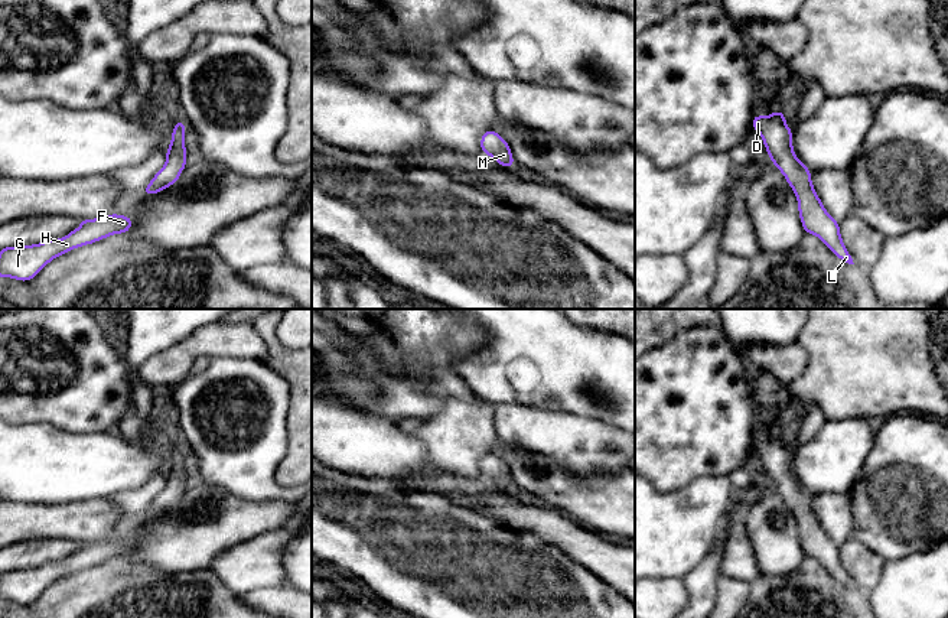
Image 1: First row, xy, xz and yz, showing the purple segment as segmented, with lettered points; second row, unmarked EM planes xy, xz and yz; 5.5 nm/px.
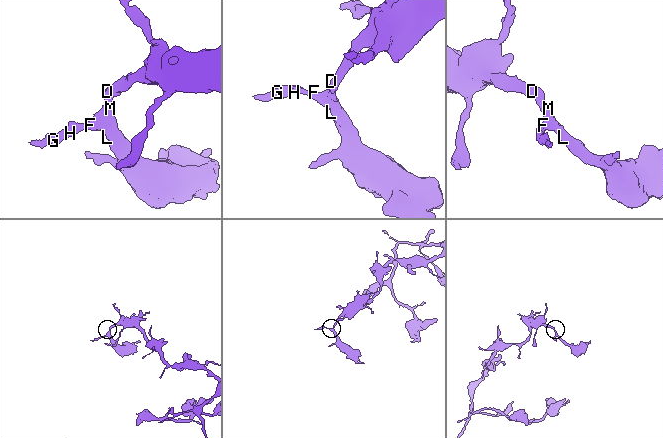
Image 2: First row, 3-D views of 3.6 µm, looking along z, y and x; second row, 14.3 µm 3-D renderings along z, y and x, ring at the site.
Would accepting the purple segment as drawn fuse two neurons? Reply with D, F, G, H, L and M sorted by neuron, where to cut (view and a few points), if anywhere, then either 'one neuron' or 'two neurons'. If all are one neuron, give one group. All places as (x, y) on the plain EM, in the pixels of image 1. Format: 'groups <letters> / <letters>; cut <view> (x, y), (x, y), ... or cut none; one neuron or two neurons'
groups D F G H L M; cut none; one neuron

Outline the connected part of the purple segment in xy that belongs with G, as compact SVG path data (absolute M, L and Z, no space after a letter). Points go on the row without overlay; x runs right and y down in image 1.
M111 537L95 543L81 543L79 552L62 563L0 572L0 601L20 605L32 604L55 580L113 557L126 557L131 550L133 543L130 540Z

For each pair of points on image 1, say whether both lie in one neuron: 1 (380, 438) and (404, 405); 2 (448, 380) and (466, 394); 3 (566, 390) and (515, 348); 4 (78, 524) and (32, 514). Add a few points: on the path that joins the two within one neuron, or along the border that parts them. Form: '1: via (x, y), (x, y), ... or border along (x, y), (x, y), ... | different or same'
1: border along (360, 410), (383, 415), (394, 420) | different
2: via (452, 384), (462, 392) | same
3: via (553, 377), (528, 353) | same
4: via (67, 521), (44, 521) | same

